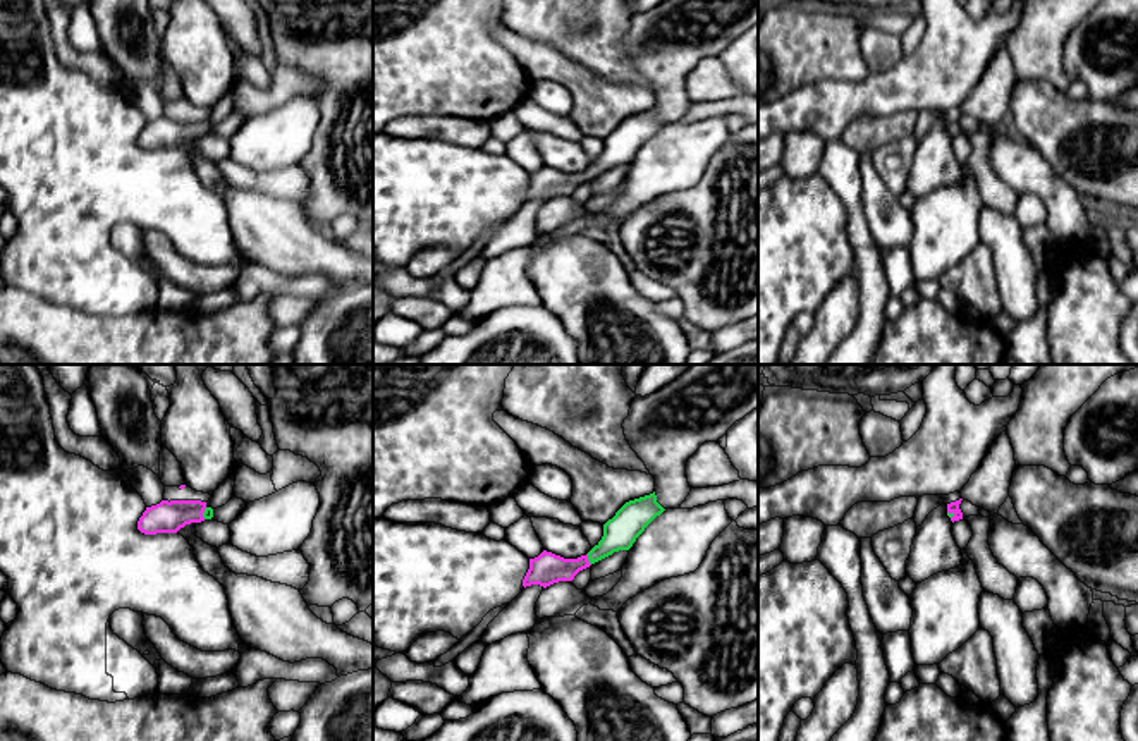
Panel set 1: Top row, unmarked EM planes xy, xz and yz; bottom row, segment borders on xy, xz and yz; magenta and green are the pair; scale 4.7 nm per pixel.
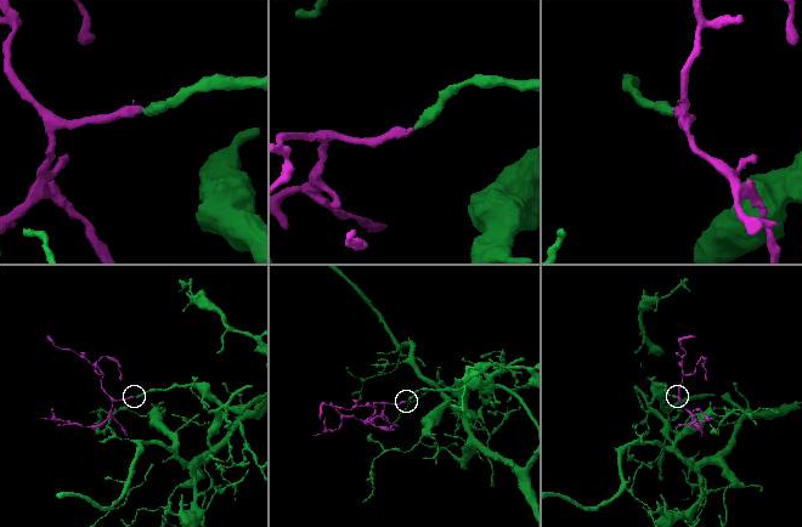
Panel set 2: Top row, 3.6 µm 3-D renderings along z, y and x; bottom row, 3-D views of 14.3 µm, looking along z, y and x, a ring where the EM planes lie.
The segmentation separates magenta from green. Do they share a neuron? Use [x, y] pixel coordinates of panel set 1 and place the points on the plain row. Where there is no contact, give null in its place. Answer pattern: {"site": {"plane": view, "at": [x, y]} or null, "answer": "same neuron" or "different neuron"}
{"site": {"plane": "xz", "at": [587, 174]}, "answer": "same neuron"}

